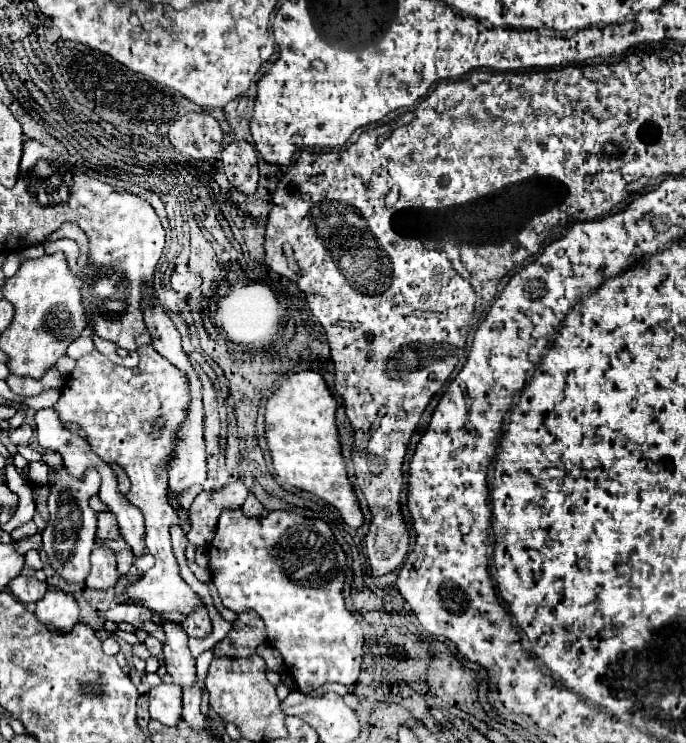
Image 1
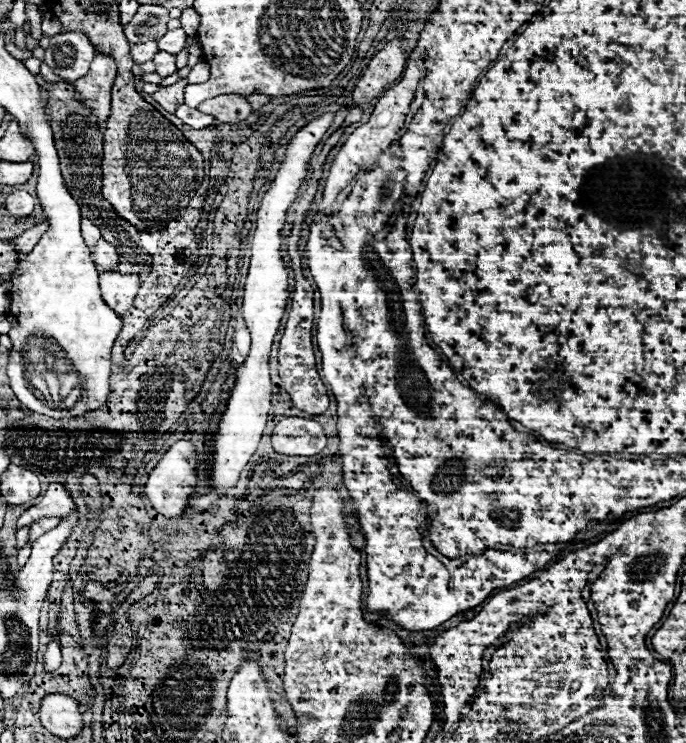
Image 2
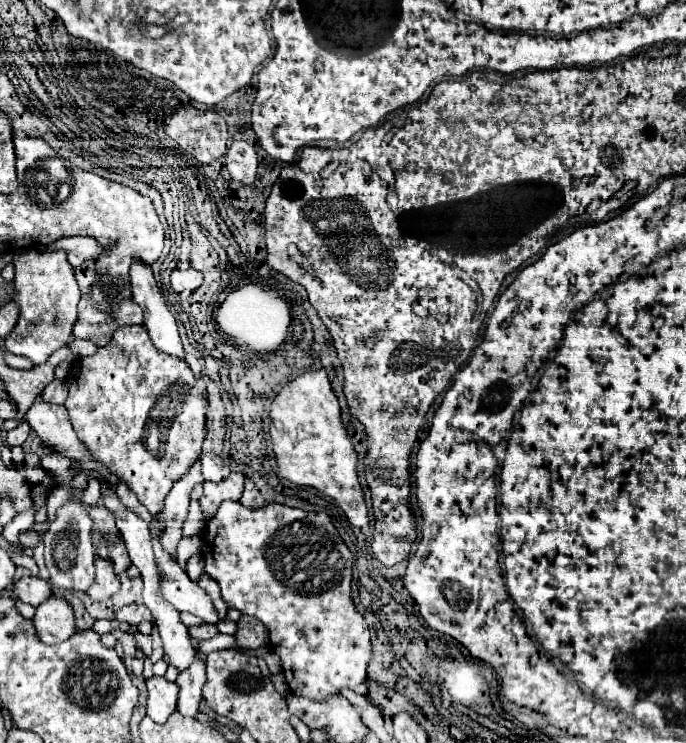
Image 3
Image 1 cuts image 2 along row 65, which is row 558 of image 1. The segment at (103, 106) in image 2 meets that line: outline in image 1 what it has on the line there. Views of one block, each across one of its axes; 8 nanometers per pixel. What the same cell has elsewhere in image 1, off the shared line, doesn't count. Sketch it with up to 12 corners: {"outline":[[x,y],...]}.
{"outline":[[94,546],[90,590],[110,590],[118,582],[116,556]]}

